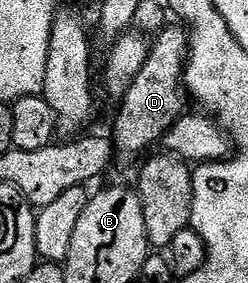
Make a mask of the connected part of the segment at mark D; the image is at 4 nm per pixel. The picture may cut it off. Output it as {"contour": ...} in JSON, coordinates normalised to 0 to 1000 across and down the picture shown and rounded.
{"contour":[[[750,99],[657,102],[641,117],[629,145],[605,148],[593,177],[593,205],[569,237],[569,251],[536,279],[520,322],[488,346],[496,371],[480,385],[480,403],[464,413],[464,484],[456,512],[512,555],[544,555],[556,541],[577,541],[621,498],[653,502],[669,488],[706,431],[742,410],[738,343],[746,357],[746,304],[738,297],[738,251],[754,223],[754,180],[762,170],[762,120]]]}

